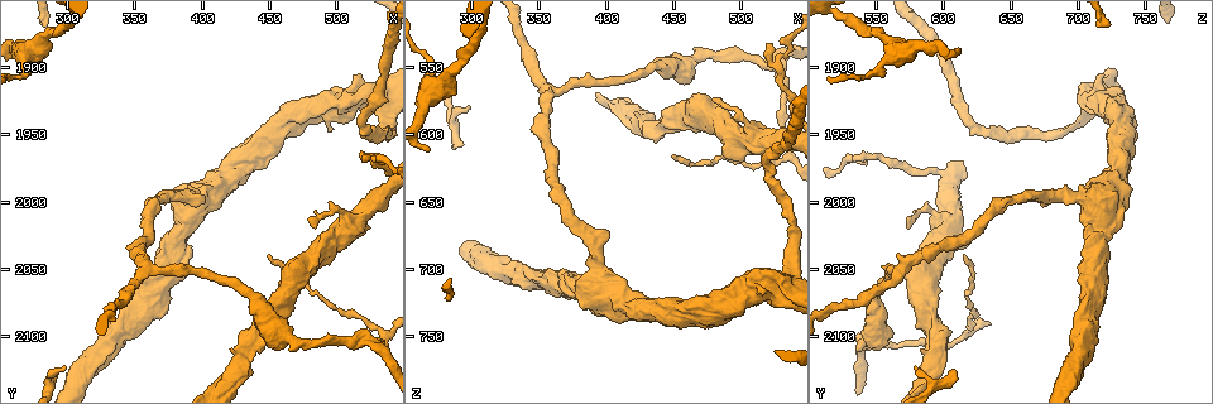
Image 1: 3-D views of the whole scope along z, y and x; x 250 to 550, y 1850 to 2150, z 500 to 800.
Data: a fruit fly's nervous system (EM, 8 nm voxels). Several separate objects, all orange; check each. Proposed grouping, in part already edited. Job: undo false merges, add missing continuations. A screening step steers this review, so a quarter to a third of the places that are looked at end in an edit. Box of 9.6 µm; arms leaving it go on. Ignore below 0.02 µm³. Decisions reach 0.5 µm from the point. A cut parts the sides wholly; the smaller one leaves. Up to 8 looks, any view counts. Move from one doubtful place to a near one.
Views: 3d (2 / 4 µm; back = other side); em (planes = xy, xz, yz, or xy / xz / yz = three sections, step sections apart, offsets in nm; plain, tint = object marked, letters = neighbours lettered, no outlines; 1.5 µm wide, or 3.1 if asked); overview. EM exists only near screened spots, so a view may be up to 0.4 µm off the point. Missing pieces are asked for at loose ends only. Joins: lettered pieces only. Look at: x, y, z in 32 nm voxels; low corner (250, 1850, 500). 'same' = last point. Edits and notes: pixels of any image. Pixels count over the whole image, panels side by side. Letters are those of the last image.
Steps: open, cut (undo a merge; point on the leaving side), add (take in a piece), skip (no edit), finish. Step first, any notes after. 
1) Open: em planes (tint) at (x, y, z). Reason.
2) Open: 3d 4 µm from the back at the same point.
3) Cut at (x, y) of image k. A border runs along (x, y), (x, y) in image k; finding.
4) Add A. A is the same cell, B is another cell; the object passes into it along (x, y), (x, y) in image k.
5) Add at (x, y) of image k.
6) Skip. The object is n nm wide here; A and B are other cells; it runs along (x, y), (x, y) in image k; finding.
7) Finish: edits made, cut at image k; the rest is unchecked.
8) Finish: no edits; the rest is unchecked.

Open: em planes (letters) at (286, 1874, 550). Sudden change in width.

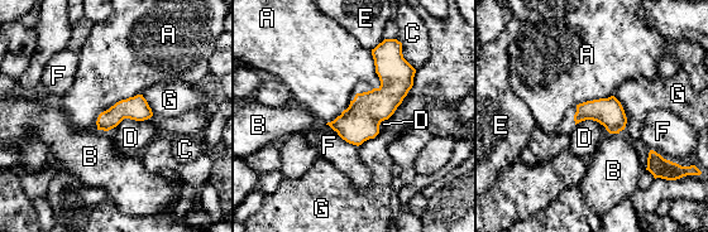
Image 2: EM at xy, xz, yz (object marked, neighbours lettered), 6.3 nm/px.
Skip. A, B, C, D, E, F and G are other cells; all the same cell.

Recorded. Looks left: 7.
Open: 3d 2 µm at (520, 1968, 534). An open end.

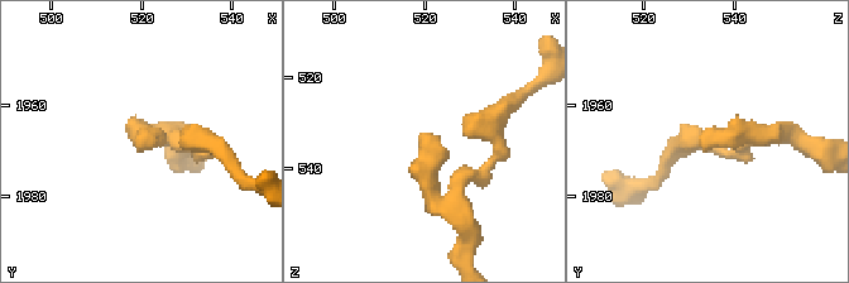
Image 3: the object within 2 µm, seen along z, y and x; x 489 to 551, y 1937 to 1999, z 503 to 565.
Open: em planes (letters) at (519, 1968, 532). Shape alone is not enough.

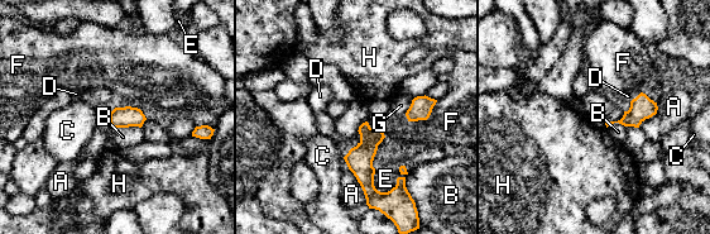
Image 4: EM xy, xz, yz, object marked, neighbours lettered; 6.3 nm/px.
Add D. D is the same cell, A, B, C, E, F, G and H are other cells; it goes on there.

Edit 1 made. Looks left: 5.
Open: overview. Redraw.

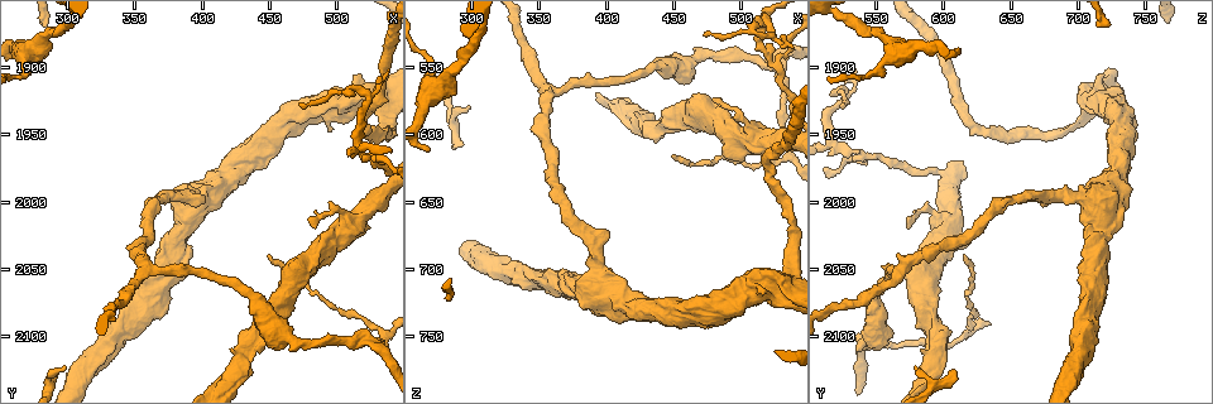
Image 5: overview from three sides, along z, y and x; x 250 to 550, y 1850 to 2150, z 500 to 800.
Open: 3d 2 µm from the back at (532, 2098, 616). Sharp bend.

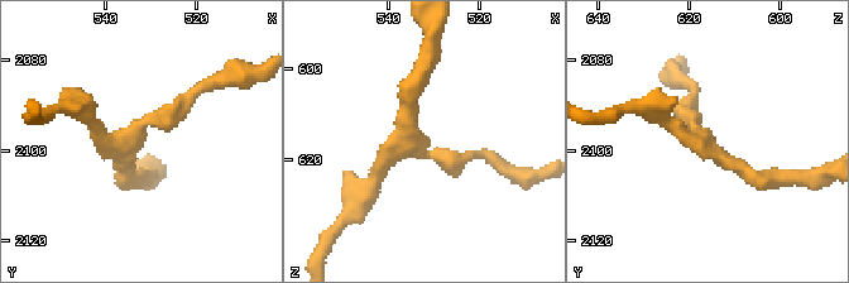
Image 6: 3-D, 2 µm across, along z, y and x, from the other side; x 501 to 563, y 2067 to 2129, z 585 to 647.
Open: em planes (tint) at (534, 2098, 616).

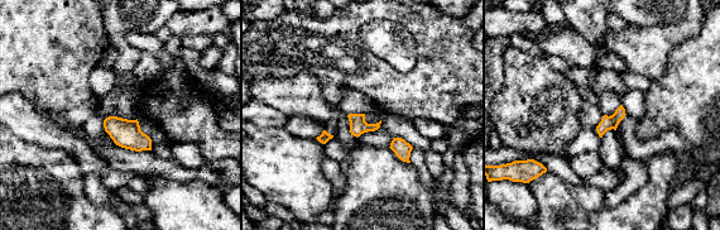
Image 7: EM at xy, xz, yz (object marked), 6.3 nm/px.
Open: em planes (letters) at the same point. What lies round it.

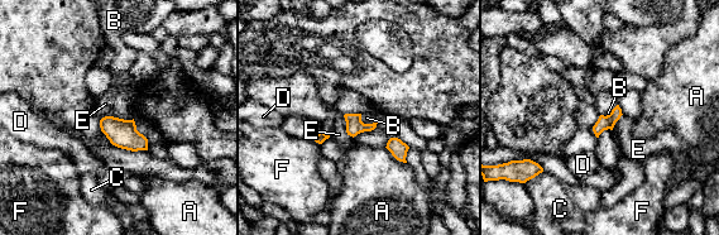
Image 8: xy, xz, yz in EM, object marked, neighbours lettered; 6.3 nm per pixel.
Skip. The object is 90 nm wide here; A, B, C, D, E and F are other cells; a border runs along (360, 114), (364, 123), (377, 119) in image 8; all the same cell.

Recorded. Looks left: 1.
Finish: edits made, add at image 4; the rest is unchecked.

